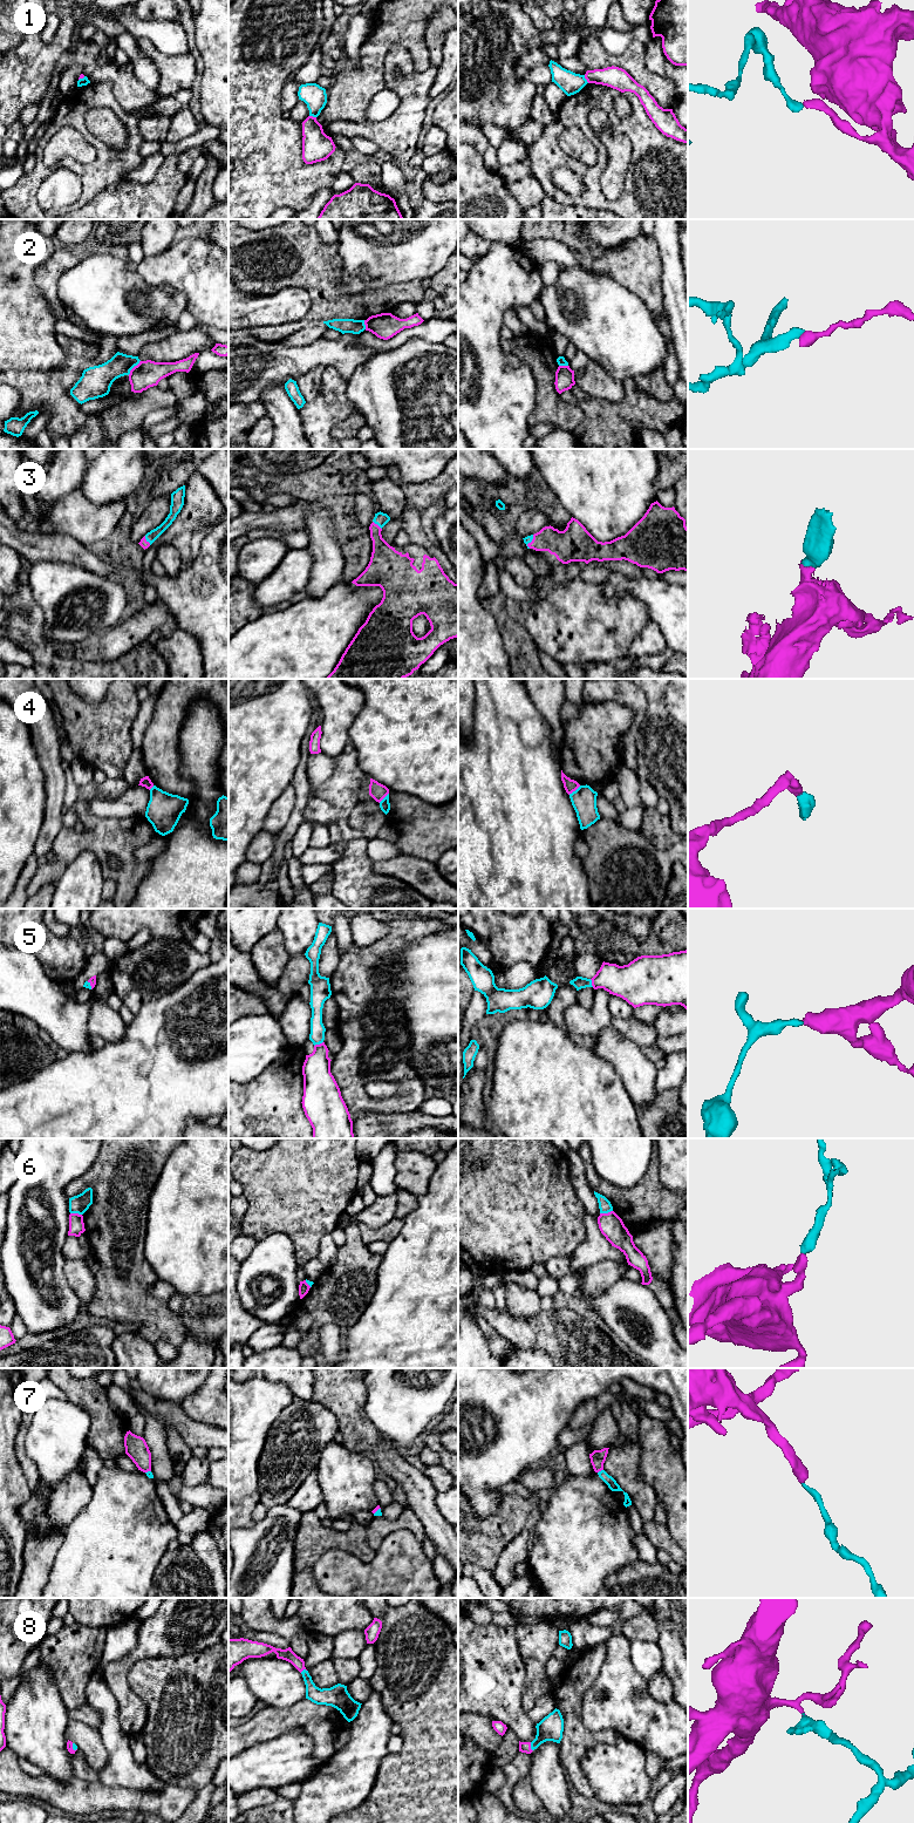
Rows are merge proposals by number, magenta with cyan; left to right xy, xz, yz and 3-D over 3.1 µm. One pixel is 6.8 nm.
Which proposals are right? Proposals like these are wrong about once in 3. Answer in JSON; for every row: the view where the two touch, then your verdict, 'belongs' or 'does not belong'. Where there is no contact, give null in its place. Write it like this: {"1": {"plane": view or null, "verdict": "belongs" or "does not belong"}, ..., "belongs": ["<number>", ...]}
{"1": {"plane": "yz", "verdict": "does not belong"}, "2": {"plane": "xy", "verdict": "does not belong"}, "3": {"plane": "xy", "verdict": "belongs"}, "4": {"plane": "yz", "verdict": "does not belong"}, "5": {"plane": "xz", "verdict": "belongs"}, "6": {"plane": "yz", "verdict": "does not belong"}, "7": {"plane": "yz", "verdict": "does not belong"}, "8": {"plane": "yz", "verdict": "belongs"}, "belongs": ["3", "5", "8"]}

